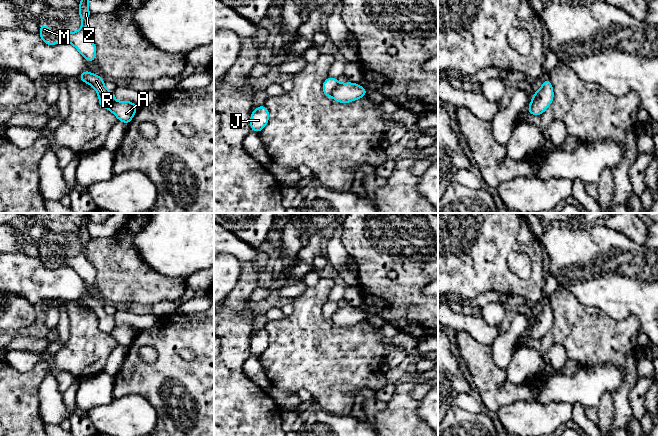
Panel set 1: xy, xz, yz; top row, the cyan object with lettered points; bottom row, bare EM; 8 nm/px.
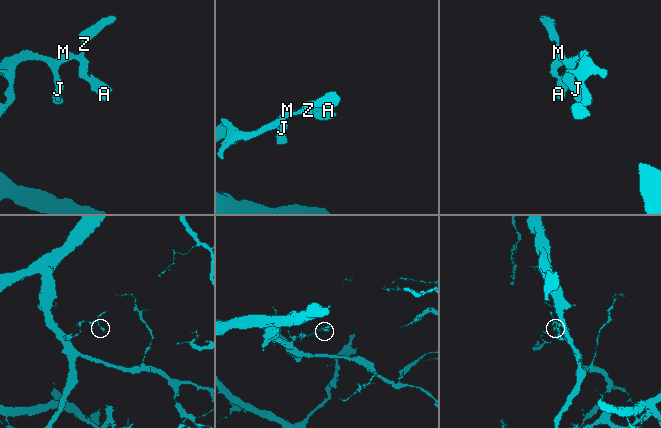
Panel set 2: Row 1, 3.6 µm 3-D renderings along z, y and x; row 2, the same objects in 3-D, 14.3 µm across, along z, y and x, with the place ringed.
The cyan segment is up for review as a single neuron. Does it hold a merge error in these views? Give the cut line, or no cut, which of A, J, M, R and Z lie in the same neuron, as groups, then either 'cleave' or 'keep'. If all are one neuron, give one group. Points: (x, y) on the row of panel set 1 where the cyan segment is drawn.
cut xz (338, 82), (331, 96); groups A / J M R Z; cleave

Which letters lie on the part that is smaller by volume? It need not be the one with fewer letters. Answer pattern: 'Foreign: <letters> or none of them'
Foreign: A

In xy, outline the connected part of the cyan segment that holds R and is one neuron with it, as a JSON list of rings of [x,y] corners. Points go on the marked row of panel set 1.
[[[87,70],[79,75],[80,80],[92,86],[99,97],[99,105],[106,109],[111,109],[115,100],[114,91],[109,91],[104,85],[102,76],[95,75]]]

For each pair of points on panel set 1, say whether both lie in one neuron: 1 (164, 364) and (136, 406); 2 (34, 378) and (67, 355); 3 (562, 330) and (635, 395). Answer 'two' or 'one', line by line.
1: two
2: two
3: two

